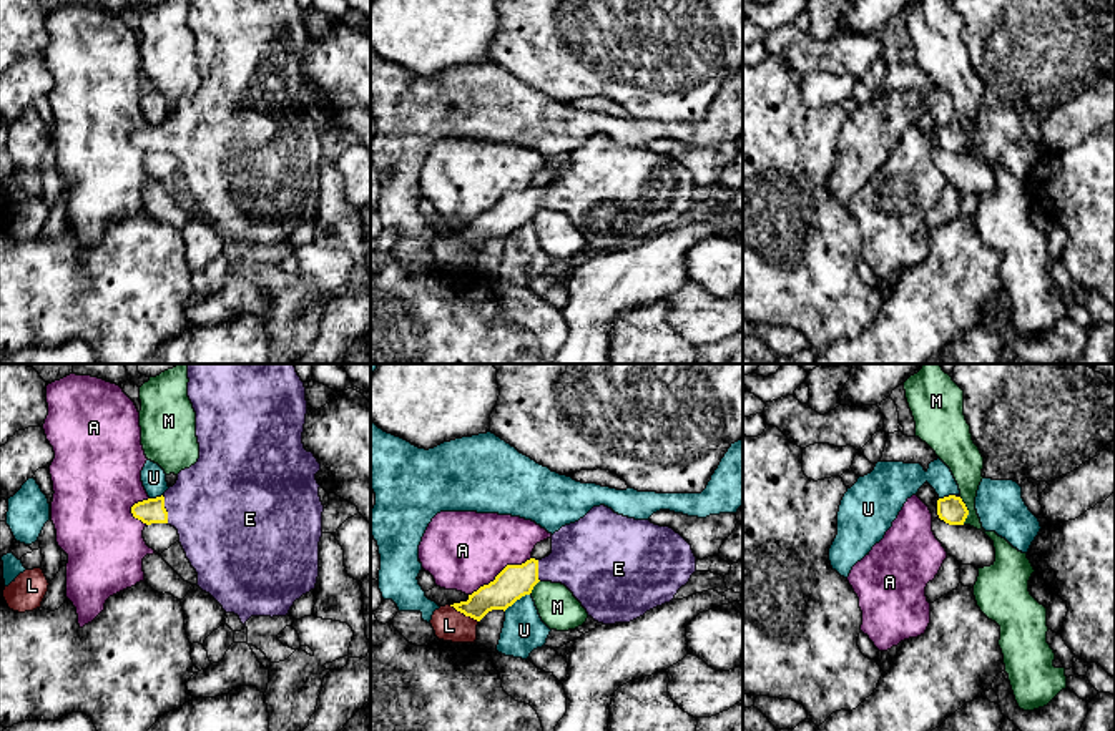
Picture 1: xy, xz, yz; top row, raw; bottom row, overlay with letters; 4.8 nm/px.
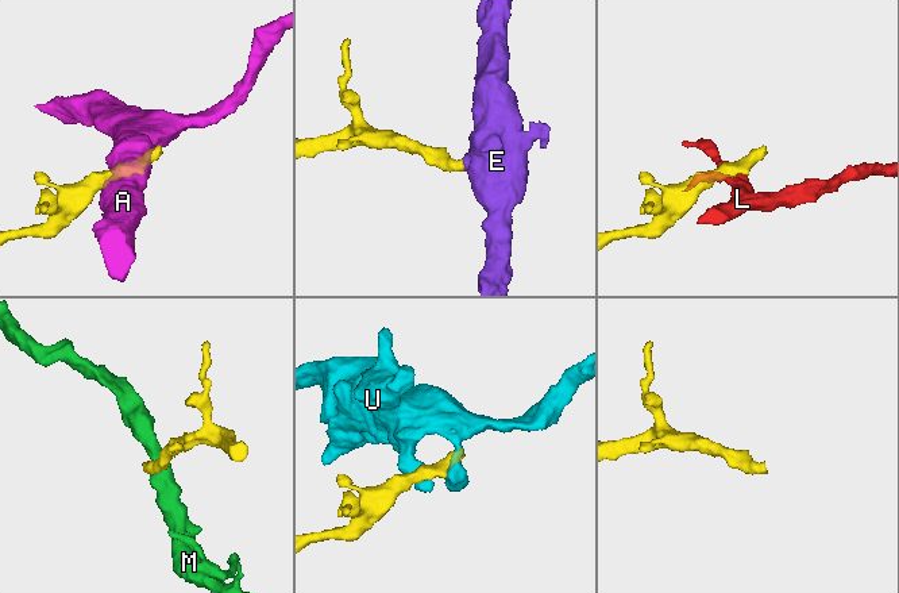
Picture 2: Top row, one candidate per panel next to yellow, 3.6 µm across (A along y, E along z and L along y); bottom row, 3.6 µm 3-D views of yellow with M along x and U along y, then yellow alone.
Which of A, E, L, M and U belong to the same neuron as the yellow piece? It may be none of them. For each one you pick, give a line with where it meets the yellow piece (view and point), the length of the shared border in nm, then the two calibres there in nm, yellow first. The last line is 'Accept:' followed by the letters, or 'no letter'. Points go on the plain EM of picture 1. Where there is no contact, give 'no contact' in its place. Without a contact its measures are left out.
E: meets yellow in xy at (165, 137); contact 140 nm long; 120 nm thick on the yellow side, 460 nm on the other
Accept: E

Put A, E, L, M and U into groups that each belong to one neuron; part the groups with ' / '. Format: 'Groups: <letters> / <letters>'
Groups: A / E / L / M / U

